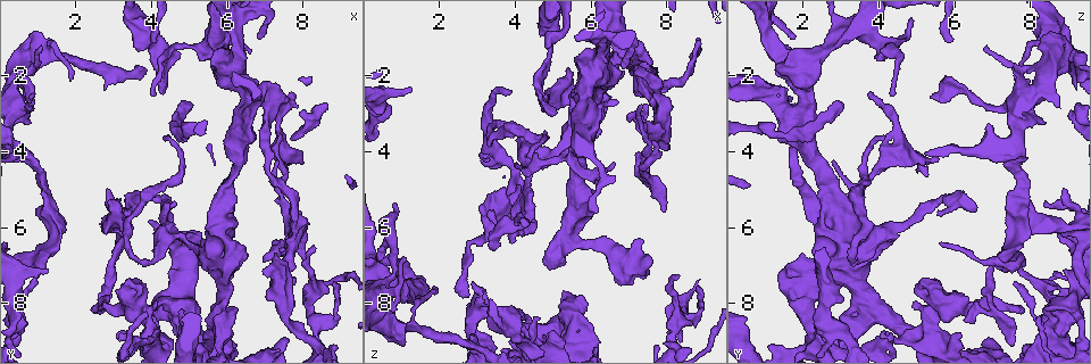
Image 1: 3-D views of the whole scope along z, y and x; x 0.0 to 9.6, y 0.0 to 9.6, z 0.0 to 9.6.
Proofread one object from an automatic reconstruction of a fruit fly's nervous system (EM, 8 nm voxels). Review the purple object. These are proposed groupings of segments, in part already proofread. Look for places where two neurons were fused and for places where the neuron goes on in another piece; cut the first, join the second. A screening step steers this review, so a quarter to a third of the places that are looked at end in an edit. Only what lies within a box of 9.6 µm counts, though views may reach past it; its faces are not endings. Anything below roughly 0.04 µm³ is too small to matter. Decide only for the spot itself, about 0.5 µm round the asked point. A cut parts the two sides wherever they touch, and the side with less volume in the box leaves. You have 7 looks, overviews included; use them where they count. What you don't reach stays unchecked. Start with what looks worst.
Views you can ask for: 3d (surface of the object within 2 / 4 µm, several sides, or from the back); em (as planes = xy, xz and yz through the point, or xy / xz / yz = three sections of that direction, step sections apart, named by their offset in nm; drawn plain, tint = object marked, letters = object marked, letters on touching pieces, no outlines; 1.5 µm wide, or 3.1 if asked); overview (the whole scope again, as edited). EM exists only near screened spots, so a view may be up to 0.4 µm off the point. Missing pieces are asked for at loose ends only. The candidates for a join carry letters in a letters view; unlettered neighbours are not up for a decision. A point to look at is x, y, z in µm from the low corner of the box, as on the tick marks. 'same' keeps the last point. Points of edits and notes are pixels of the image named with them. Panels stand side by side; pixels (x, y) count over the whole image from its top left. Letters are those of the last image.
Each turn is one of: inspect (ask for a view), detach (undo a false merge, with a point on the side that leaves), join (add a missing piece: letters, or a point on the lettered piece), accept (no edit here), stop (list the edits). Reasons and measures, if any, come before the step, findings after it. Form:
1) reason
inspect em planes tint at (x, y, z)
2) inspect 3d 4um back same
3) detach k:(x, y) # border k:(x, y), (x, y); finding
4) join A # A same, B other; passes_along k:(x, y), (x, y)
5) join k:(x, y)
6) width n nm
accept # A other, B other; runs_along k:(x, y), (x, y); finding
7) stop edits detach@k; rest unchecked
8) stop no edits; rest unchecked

long arm stops here
inspect 3d 4um at (5.05, 2.75, 2.95)

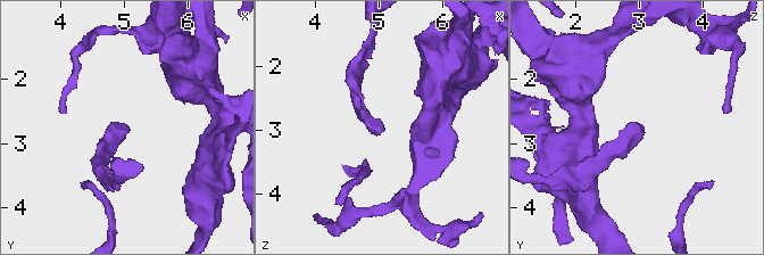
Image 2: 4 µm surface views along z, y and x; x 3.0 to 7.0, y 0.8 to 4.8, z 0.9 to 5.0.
now the EM
inspect em xz step 8 tint at (5.10, 2.75, 3.00)

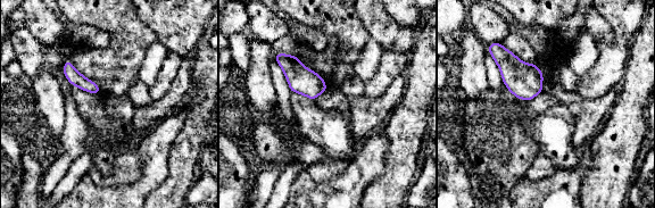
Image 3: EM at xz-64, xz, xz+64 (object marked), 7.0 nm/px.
inspect em planes letters same

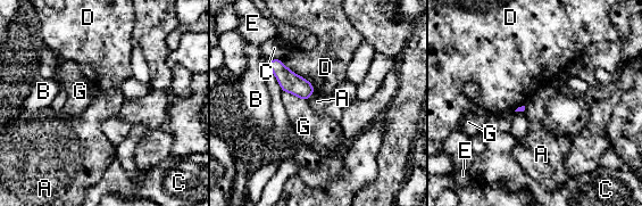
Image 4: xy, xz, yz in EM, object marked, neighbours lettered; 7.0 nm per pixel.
accept # A other, B other, C other, D other, E other, G other; border 4:(281, 59), (305, 77), (315, 92); none of them fits

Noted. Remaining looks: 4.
free end
inspect em xz step 8 tint at (0.60, 8.55, 6.30)

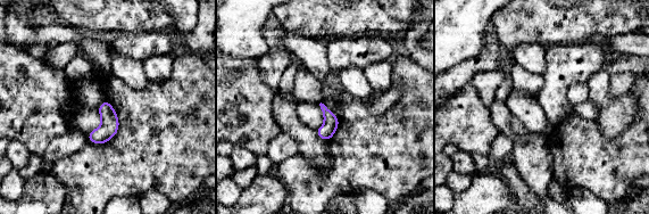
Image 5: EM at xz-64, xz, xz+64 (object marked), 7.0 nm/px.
another direction
inspect em planes letters same

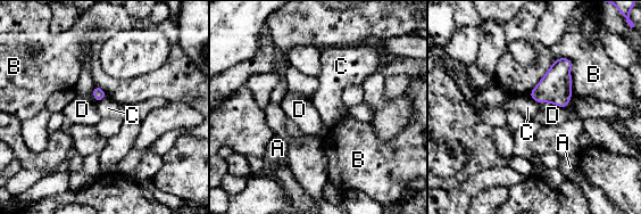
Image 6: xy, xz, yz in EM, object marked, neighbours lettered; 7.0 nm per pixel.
join C # A other, B other, C same, D other; passes_along 6:(555, 87), (534, 99), (527, 107); it goes on there

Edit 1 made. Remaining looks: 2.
sharp bend
inspect em planes letters at (0.80, 2.90, 7.20)

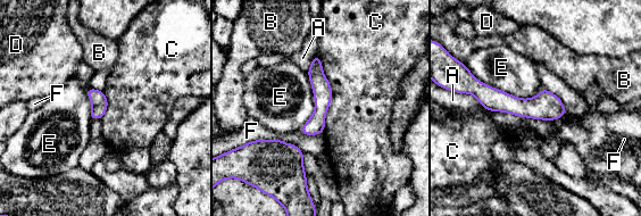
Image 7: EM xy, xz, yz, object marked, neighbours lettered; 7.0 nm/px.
accept # A other, B other, C other, D other, E other, F other; border 7:(469, 71), (521, 98), (541, 90); all the same neuron

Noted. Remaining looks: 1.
stop edits join@6; rest unchecked

